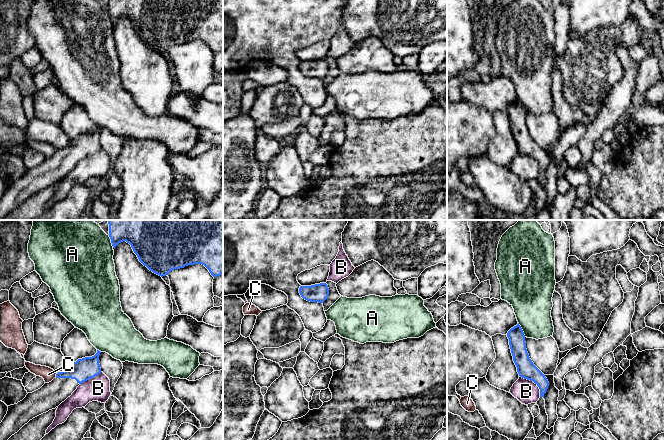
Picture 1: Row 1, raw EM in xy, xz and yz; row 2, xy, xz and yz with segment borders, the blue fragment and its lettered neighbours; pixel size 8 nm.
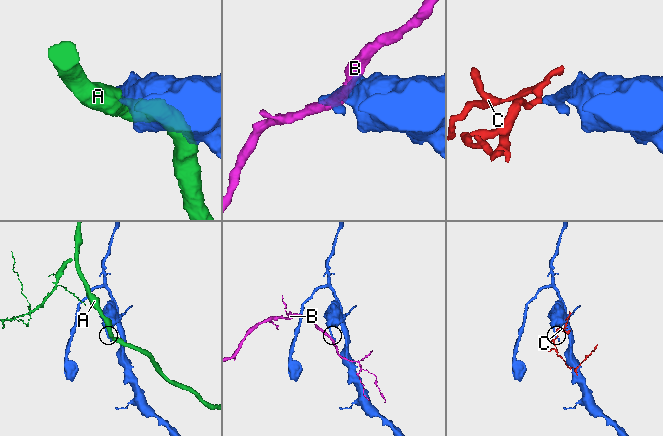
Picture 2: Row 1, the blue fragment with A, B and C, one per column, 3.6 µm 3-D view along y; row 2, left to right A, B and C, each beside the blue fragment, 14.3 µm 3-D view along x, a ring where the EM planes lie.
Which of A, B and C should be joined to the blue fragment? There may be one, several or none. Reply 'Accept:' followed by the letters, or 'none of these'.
Accept: none of these

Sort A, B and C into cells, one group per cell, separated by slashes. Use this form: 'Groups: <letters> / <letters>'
Groups: A / B / C

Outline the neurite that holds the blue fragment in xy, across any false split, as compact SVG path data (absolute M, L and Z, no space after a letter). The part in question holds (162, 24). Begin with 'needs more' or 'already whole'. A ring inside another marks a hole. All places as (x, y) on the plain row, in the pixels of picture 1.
already whole; M109 0L109 13L113 24L123 17L129 19L139 37L150 47L161 53L168 51L174 45L180 45L194 40L204 41L213 53L223 50L223 0Z

